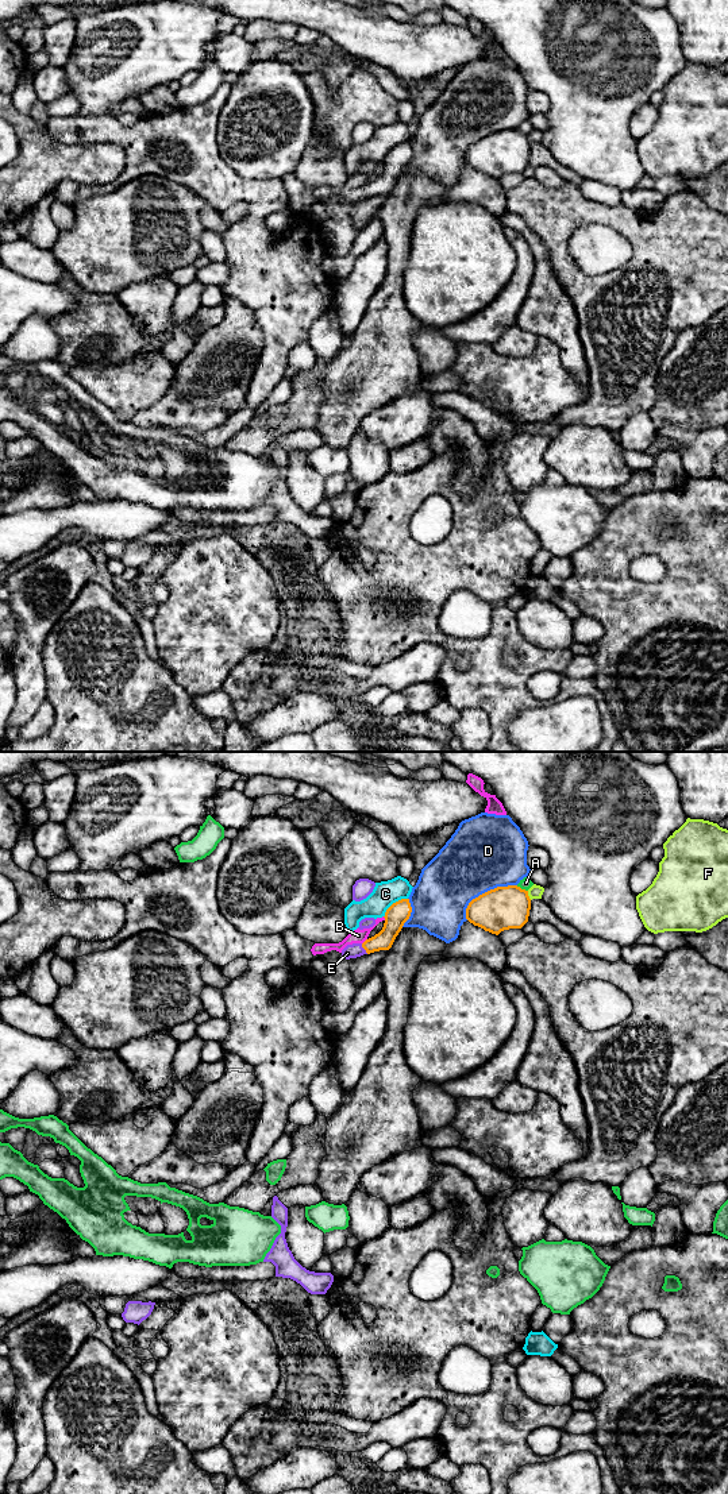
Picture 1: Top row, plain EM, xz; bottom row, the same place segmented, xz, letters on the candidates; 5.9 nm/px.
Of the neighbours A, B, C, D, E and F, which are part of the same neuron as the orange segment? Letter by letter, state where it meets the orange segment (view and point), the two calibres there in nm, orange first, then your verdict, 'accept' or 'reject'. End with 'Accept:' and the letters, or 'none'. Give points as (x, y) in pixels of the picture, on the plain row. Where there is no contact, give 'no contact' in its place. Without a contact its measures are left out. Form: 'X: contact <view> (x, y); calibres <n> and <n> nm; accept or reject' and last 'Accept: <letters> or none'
A: contact xz (520, 132); calibres 260 and 70 nm; reject
B: contact xz (365, 185); calibres 140 and 80 nm; reject
C: contact xz (393, 147); calibres 140 and 150 nm; reject
D: contact xz (485, 136); calibres 260 and 440 nm; reject
E: contact xz (364, 192); calibres 120 and 90 nm; accept
F: contact xz (527, 139); calibres 260 and 80 nm; reject
Accept: E

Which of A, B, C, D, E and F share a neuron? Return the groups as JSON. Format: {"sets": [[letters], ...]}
{"sets": [["A"], ["B"], ["C"], ["D"], ["E"], ["F"]]}

